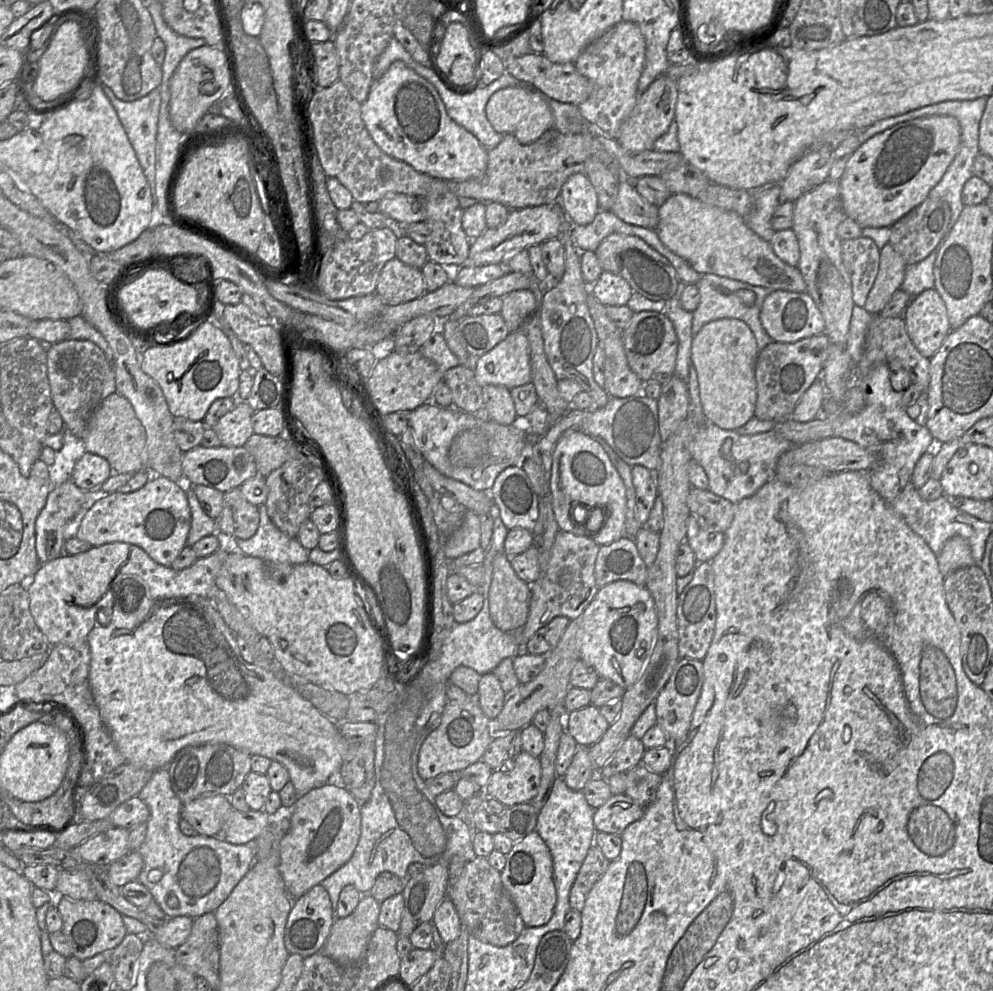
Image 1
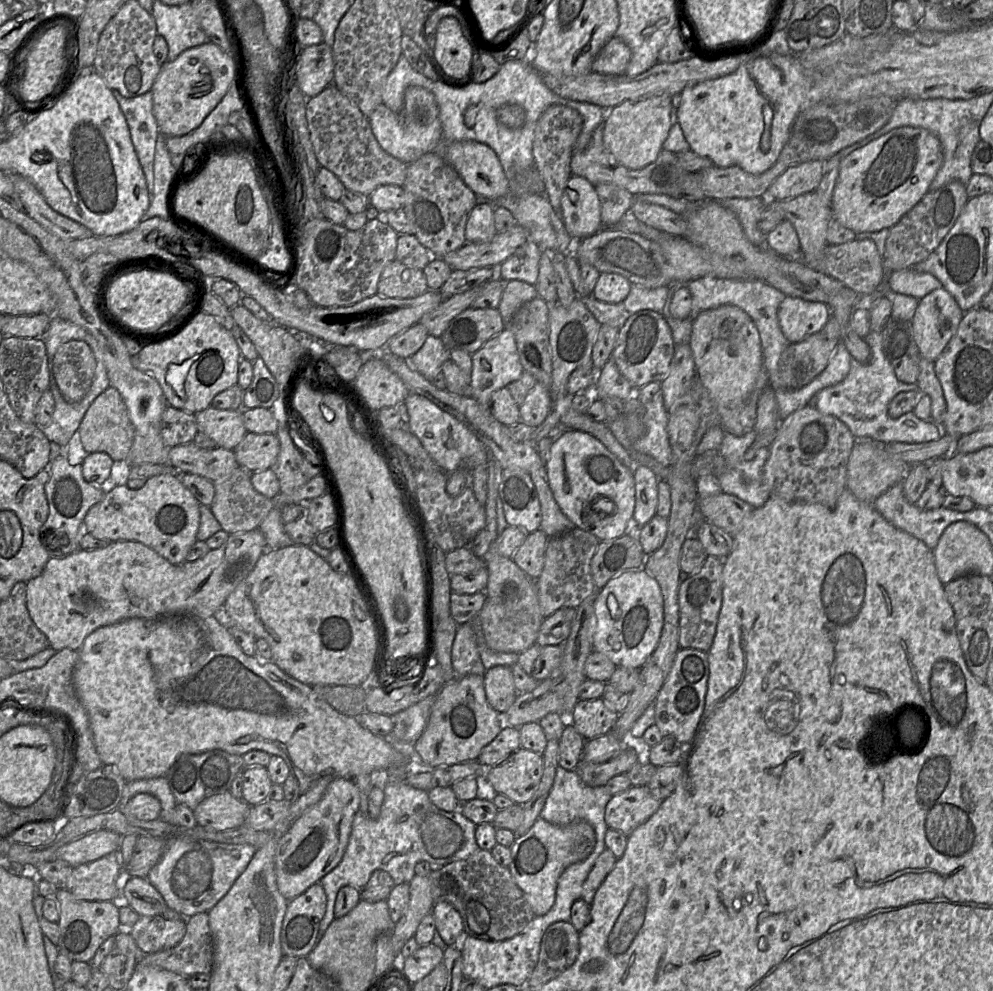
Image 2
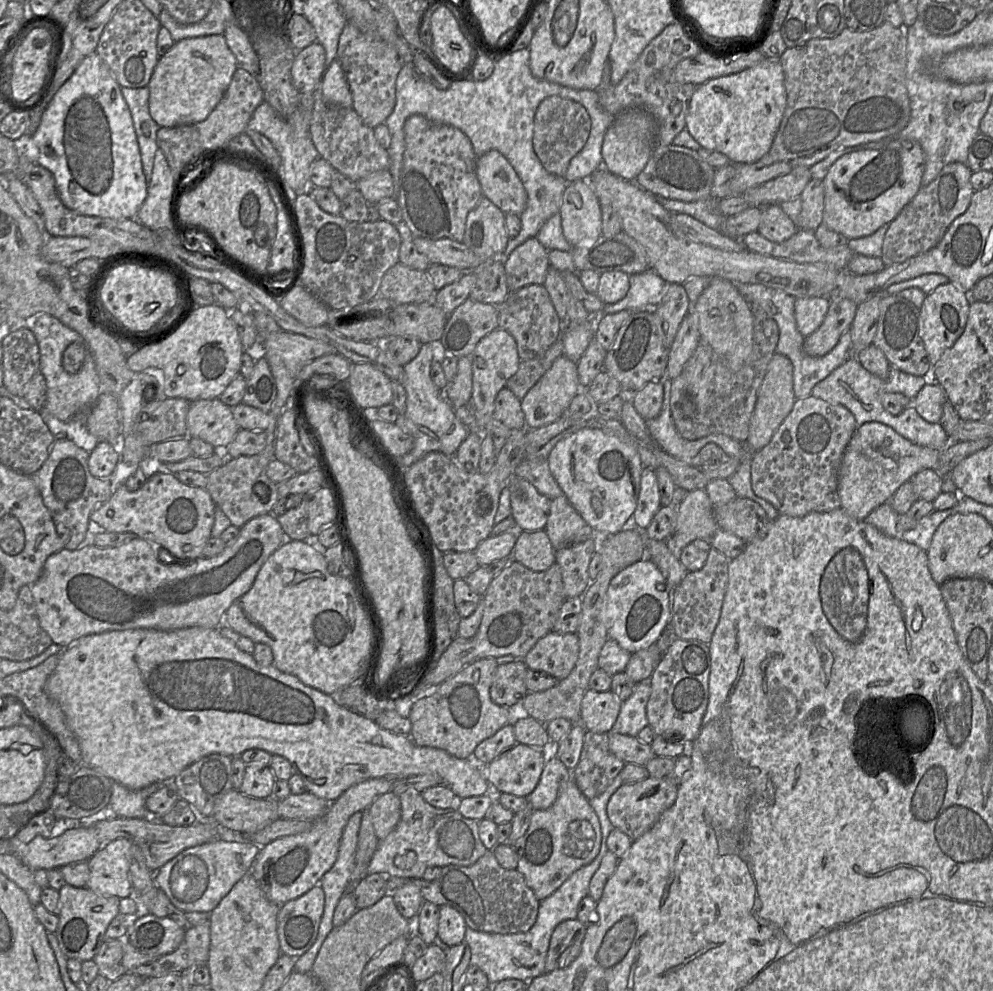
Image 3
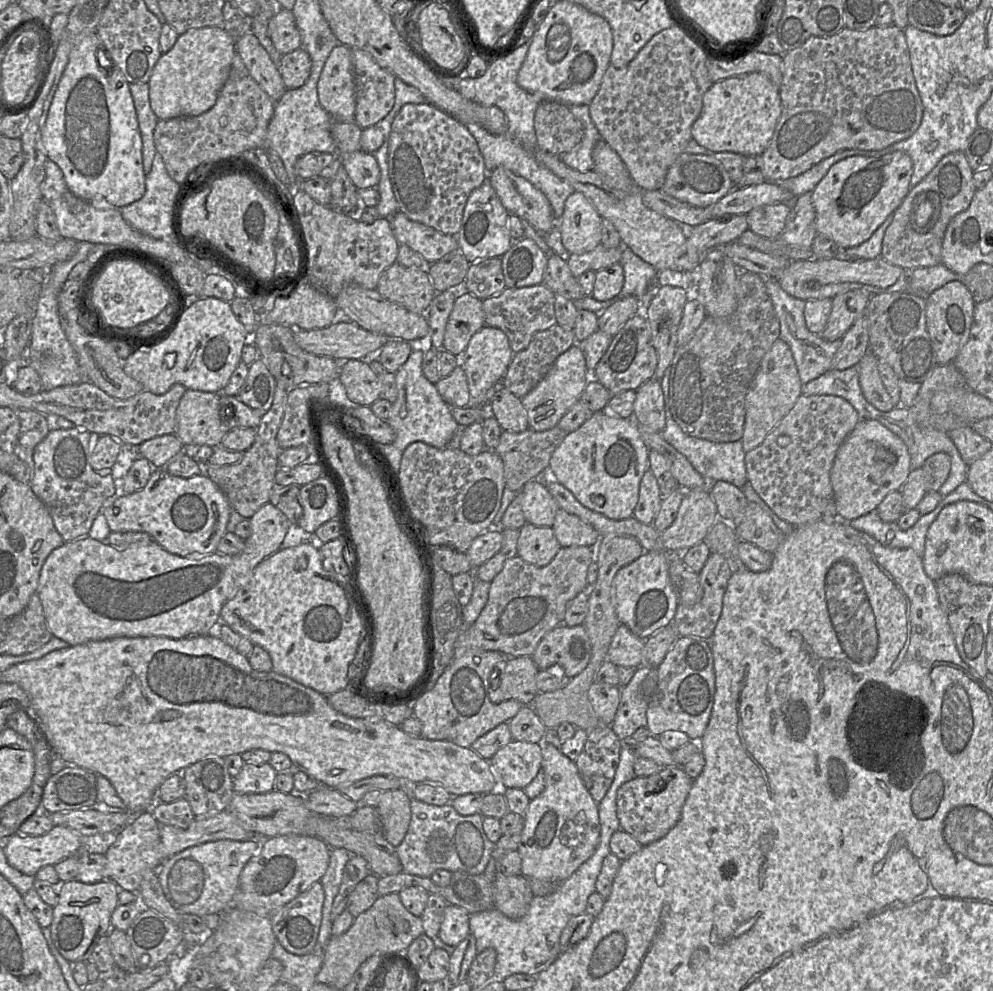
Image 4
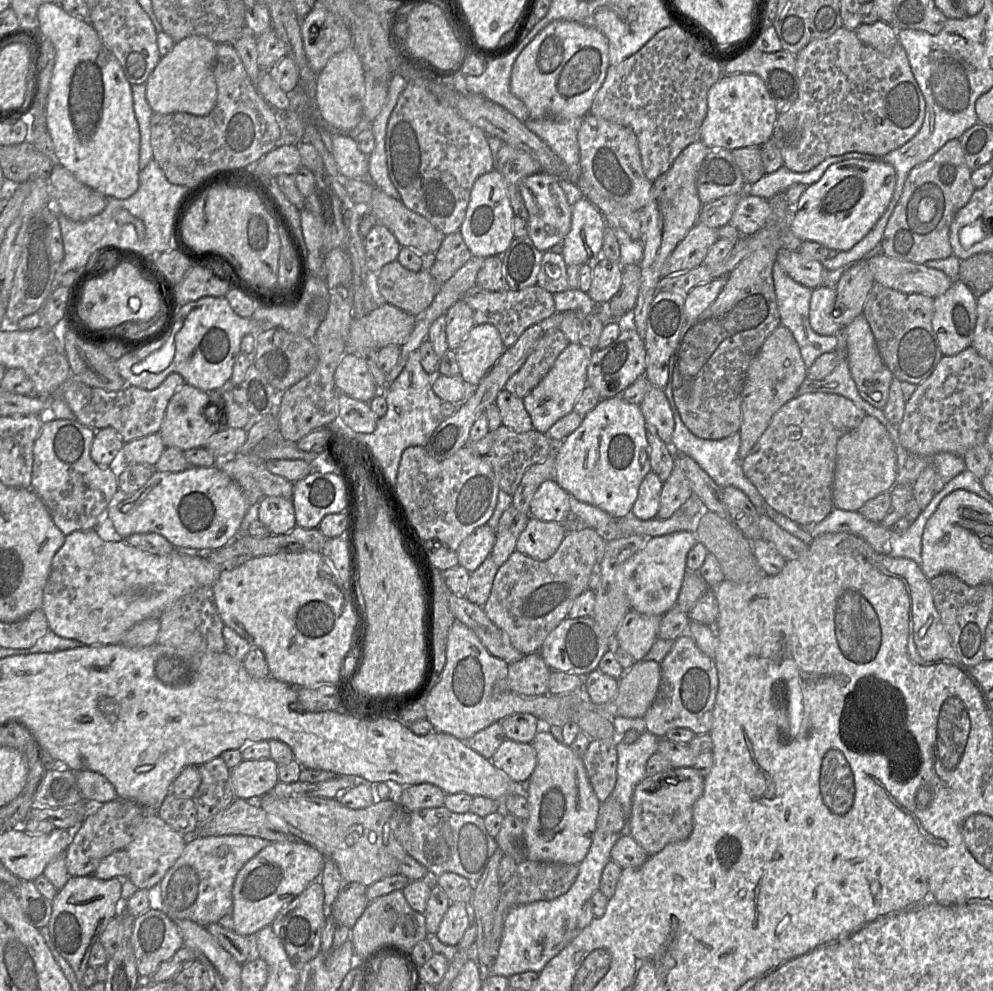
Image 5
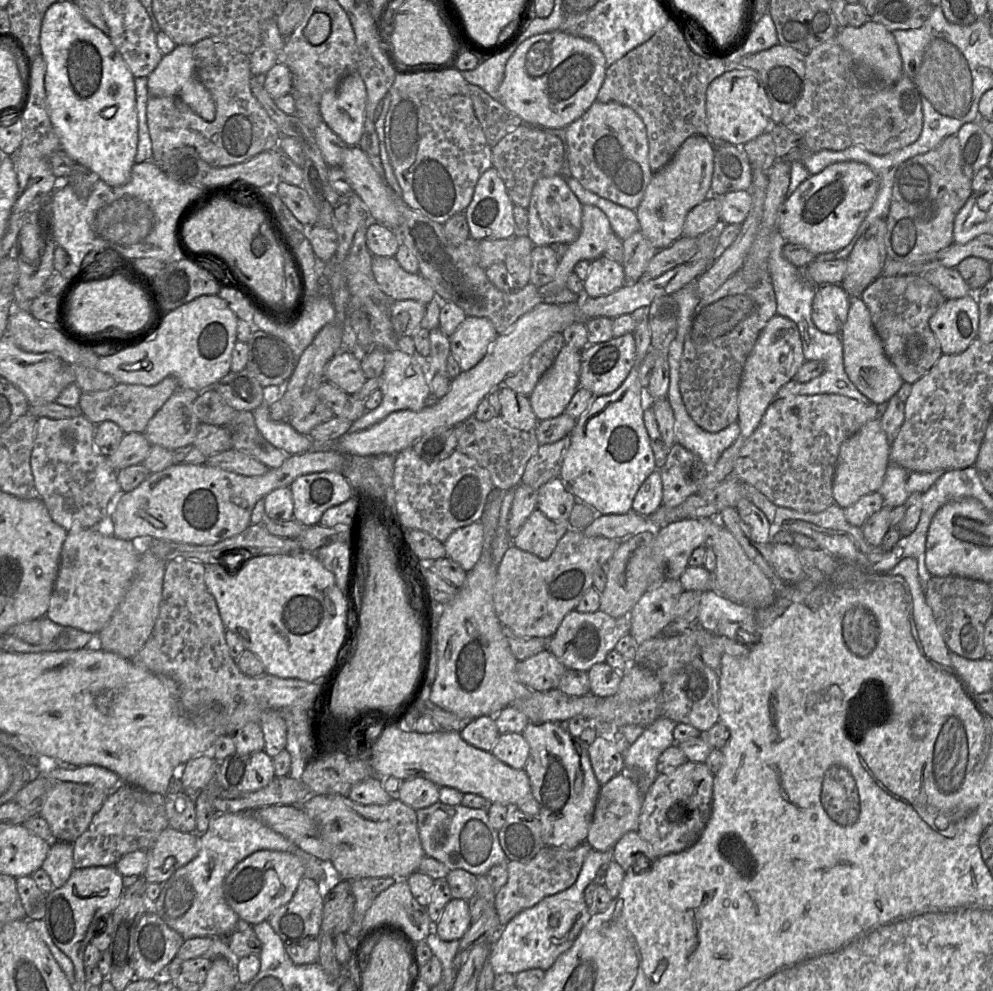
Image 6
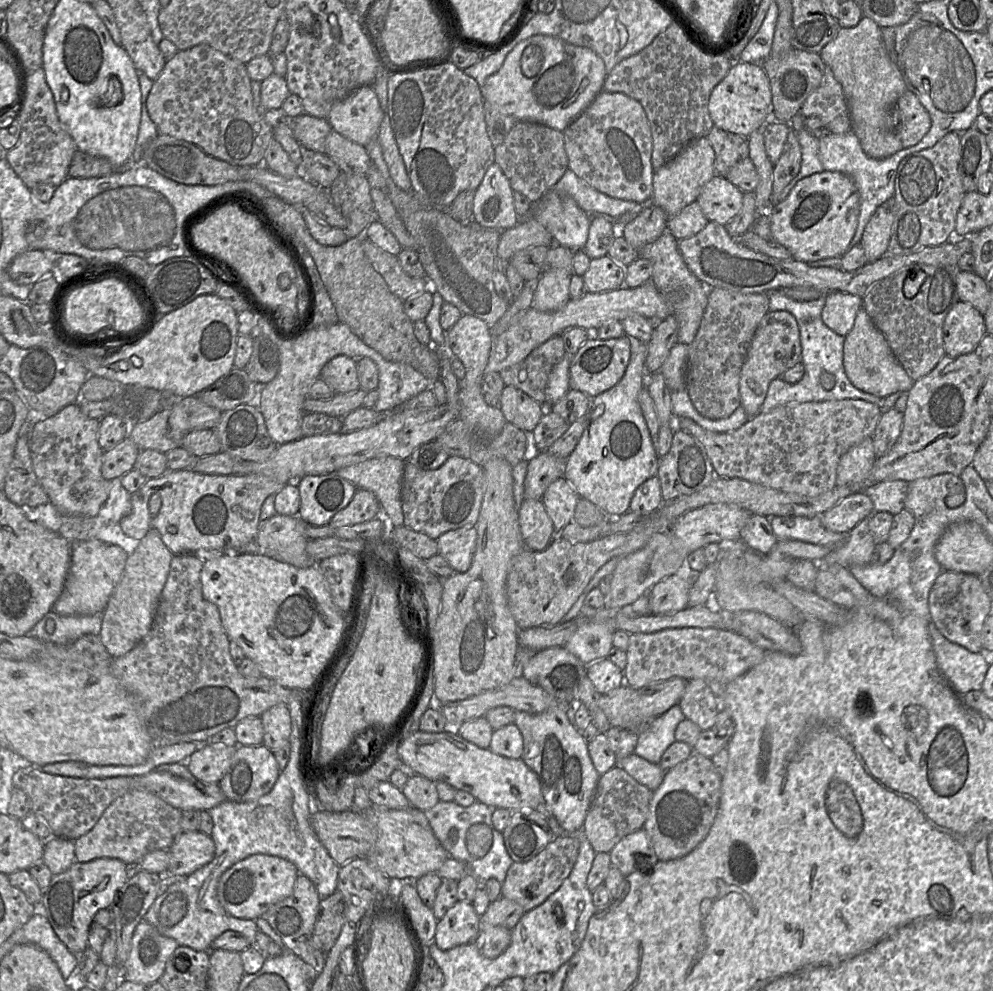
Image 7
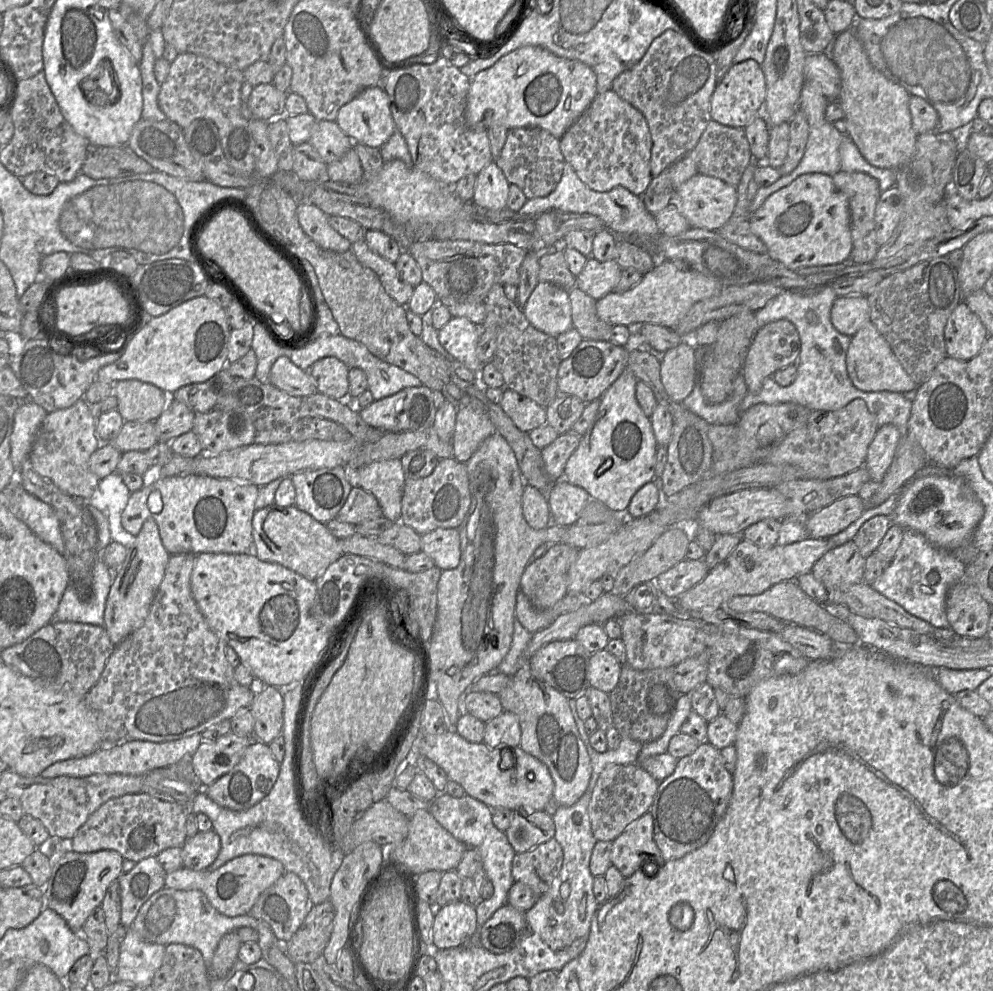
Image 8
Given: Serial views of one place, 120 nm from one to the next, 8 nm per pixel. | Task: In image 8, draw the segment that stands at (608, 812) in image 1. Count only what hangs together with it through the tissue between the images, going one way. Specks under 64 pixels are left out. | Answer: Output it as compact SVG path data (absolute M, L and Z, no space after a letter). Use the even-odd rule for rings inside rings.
M709 743L678 760L675 771L659 784L650 813L654 822L654 841L668 862L683 858L704 846L723 818L731 800L733 775L722 762L720 750Z

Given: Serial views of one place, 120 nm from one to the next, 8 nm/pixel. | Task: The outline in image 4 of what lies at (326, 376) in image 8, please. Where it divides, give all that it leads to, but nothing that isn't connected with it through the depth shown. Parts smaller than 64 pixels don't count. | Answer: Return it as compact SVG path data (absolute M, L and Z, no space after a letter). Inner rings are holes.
M349 359L341 362L339 379L348 399L354 404L370 407L381 399L381 382L368 360Z

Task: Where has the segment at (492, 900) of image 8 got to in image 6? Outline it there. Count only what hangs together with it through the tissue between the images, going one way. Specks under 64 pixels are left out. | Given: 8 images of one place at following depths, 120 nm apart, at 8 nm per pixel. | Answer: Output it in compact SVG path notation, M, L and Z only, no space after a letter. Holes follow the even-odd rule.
M436 802L416 810L416 816L426 856L444 863L450 870L462 869L478 877L487 875L493 866L510 861L500 845L498 831L489 822L486 809Z

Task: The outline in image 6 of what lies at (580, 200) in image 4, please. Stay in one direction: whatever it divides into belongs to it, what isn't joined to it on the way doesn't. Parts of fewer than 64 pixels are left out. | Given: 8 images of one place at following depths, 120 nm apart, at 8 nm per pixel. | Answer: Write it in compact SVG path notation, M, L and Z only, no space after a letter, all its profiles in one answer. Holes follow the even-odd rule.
M582 205L581 232L575 241L568 244L553 280L539 288L542 296L554 294L566 287L567 279L579 261L593 261L603 256L612 234L609 220L600 209Z

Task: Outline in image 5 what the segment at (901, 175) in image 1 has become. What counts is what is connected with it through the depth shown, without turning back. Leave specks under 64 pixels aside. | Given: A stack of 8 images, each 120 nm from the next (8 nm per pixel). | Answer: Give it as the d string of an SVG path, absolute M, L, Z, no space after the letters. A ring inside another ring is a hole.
M849 159L834 163L819 181L806 187L792 210L790 233L800 241L815 241L830 250L850 250L886 211L895 186L896 171L886 162Z

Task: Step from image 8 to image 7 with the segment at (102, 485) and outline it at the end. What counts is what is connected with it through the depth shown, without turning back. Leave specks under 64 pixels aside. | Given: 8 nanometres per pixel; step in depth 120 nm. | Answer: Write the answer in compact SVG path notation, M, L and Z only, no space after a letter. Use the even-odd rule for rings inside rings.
M116 477L111 482L111 489L107 500L100 508L98 514L90 519L84 520L84 533L87 533L90 540L100 540L104 543L120 546L128 555L133 554L139 545L140 540L128 537L120 527L120 521L127 516L132 509L131 495L121 484L121 477Z

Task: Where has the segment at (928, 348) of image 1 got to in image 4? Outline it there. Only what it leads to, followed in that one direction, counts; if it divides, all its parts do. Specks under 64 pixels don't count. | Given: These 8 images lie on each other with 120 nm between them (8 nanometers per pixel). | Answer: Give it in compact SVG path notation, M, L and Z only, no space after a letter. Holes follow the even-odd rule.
M960 280L951 281L926 298L926 327L936 354L938 365L952 363L965 345L973 322L975 301Z

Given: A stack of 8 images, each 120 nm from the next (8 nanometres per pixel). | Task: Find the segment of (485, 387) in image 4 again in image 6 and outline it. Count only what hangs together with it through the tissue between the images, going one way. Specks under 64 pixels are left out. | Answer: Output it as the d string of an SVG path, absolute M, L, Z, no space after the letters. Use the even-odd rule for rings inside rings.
M467 316L449 338L451 354L458 361L461 372L467 372L476 366L487 354L497 336L490 320Z

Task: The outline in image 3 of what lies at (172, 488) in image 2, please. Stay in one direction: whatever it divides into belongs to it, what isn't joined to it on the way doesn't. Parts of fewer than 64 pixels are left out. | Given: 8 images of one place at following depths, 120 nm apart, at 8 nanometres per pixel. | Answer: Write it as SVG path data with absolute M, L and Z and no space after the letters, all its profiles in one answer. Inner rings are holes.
M158 472L149 477L138 490L120 486L90 515L105 532L130 532L168 551L178 561L191 562L203 557L203 548L211 537L215 504L204 488L187 486L170 472Z

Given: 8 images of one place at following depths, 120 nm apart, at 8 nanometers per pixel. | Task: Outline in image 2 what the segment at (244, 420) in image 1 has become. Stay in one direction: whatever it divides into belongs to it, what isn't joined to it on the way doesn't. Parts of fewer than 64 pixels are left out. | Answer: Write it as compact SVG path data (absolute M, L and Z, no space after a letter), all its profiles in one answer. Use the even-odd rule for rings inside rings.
M209 406L195 416L198 431L227 450L233 450L247 433L241 410L221 410Z

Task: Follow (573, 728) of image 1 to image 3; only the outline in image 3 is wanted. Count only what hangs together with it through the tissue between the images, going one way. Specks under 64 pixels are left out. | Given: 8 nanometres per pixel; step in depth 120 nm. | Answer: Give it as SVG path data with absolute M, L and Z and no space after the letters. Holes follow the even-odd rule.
M588 689L581 702L580 723L586 731L609 733L618 717L622 701L612 691Z

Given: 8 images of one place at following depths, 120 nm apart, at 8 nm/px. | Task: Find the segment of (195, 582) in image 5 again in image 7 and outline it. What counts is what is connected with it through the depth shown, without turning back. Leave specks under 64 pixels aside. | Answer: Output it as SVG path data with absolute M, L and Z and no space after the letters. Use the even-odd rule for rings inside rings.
M100 540L72 542L69 570L52 611L61 616L89 616L103 612L120 582L128 556L120 546Z

